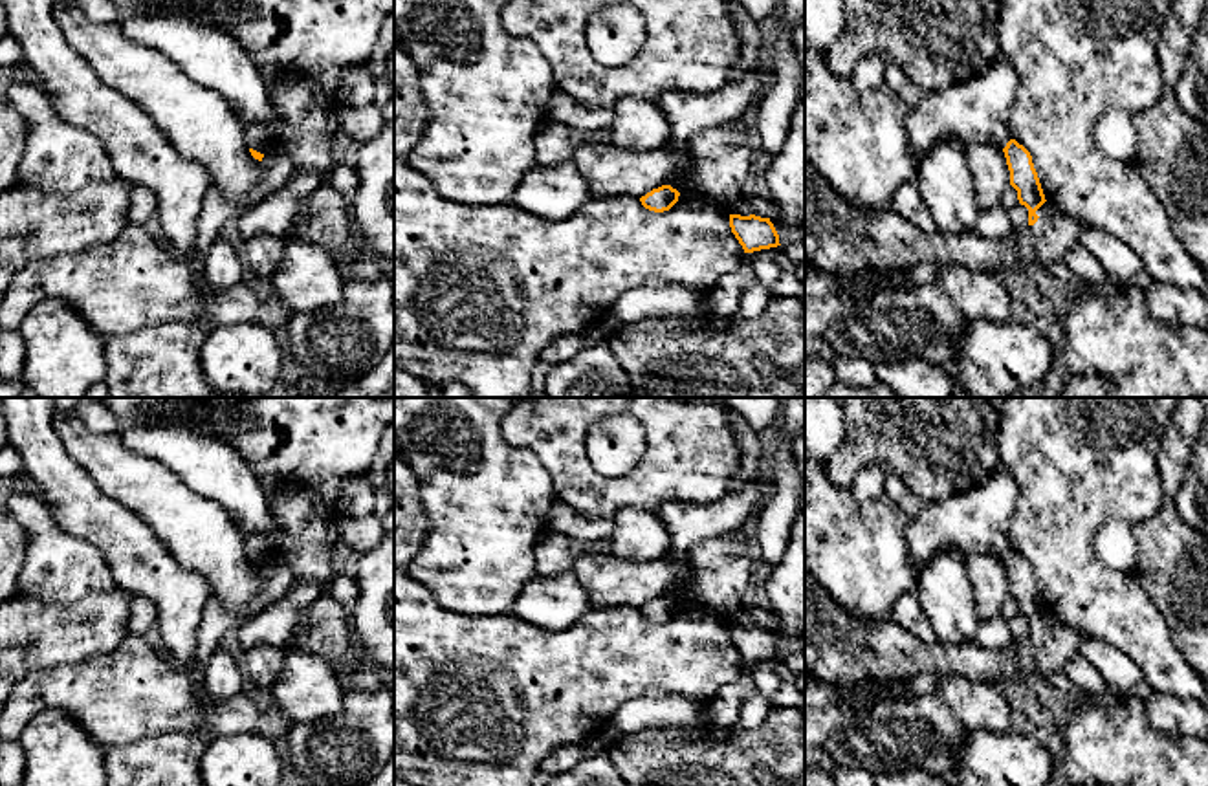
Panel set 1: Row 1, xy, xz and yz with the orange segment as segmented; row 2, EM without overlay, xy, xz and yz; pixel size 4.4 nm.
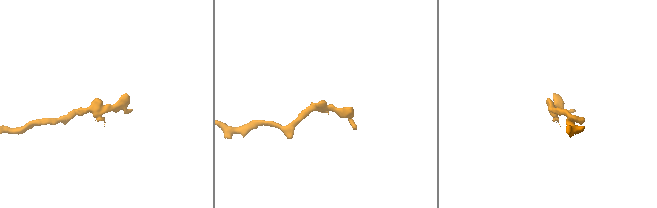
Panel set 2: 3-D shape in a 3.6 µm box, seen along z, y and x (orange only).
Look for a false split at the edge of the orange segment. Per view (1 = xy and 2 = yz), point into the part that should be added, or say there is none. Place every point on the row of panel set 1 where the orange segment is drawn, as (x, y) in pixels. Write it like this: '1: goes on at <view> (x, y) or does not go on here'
1: does not go on here
2: goes on at yz (840, 239)

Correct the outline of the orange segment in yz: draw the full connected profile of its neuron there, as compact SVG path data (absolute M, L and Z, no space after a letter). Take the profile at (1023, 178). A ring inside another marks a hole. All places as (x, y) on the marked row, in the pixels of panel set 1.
M1010 139L1003 148L1010 185L1028 209L1028 227L990 240L975 233L924 233L895 211L869 213L847 203L805 161L805 257L830 275L906 269L918 262L964 266L1001 275L1014 286L1060 262L1078 244L1082 224L1045 200L1030 152Z

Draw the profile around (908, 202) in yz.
M917 181L898 187L891 198L891 211L907 218L924 233L939 233L937 224L922 200Z

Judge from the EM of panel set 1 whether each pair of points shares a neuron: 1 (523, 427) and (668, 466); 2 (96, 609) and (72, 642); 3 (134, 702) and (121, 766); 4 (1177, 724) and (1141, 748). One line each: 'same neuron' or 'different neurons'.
1: same neuron
2: same neuron
3: different neurons
4: different neurons

